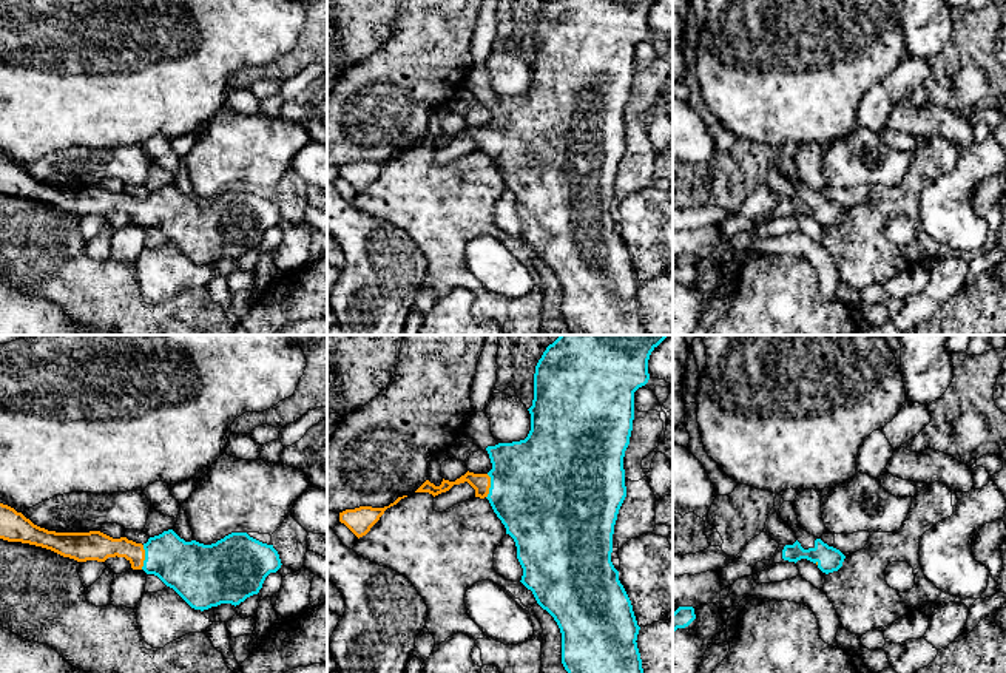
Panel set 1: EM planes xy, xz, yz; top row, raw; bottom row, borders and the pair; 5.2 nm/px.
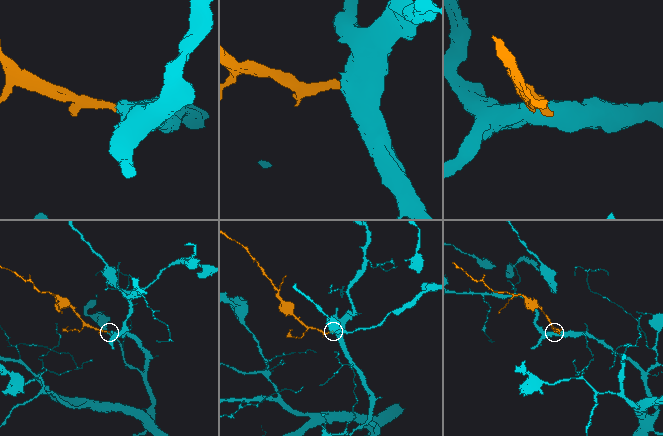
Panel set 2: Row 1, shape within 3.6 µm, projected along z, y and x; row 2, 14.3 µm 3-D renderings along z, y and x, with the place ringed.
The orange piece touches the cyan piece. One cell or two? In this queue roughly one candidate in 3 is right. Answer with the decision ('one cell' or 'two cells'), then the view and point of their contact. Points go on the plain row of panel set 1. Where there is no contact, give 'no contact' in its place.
one cell; contact xy (144, 212)

